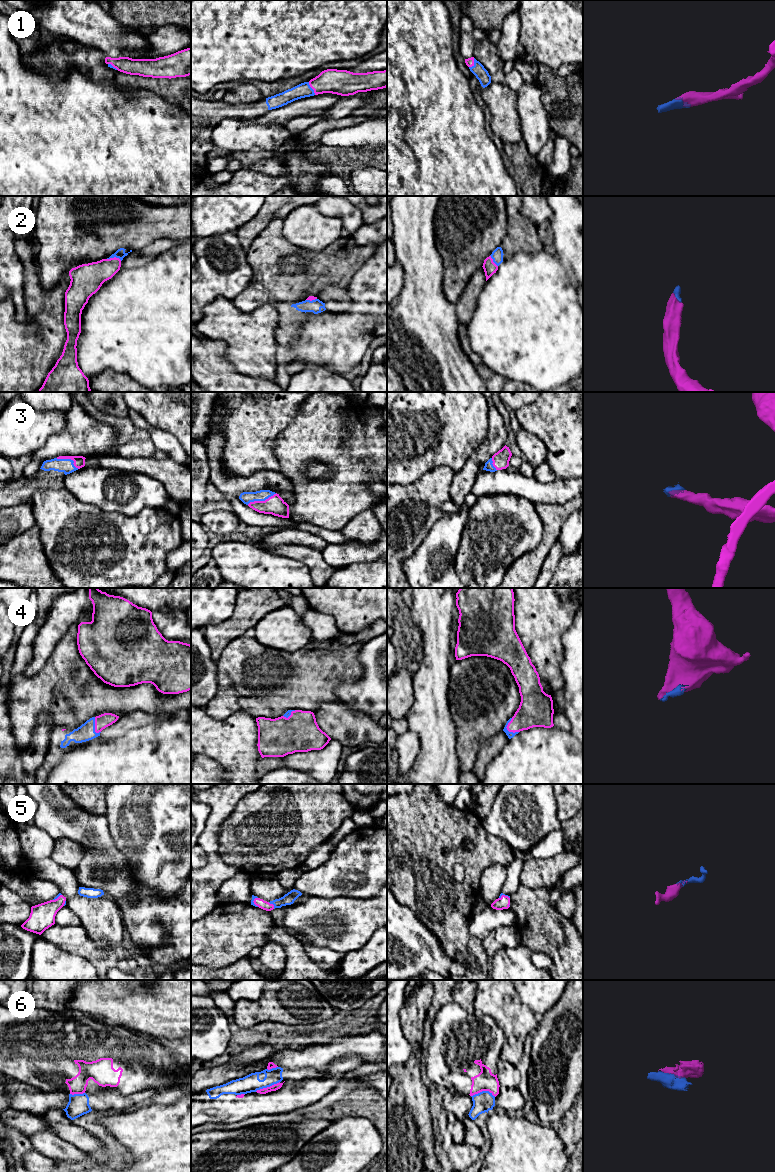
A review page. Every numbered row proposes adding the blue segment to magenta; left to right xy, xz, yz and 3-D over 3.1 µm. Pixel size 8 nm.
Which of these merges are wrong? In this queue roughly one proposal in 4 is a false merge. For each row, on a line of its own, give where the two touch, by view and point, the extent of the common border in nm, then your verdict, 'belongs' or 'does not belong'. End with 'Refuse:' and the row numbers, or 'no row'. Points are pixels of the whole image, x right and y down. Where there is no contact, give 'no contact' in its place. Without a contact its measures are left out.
1: meets magenta in xz at (311, 87); contact 120 nm long; belongs
2: meets magenta in xy at (114, 257); contact 120 nm long; belongs
3: meets magenta in xz at (261, 501); contact 260 nm long; belongs
4: meets magenta in yz at (507, 729); contact 130 nm long; belongs
5: meets magenta in xz at (272, 904); contact 80 nm long; belongs
6: meets magenta in yz at (483, 1090); contact 200 nm long; does not belong
Refuse: 6

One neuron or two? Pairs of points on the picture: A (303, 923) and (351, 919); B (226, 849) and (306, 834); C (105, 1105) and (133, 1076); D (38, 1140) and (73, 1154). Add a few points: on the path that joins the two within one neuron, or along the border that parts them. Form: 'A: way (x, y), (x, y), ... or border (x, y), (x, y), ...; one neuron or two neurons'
A: way (315, 921), (339, 921); one neuron
B: way (246, 841), (262, 834), (286, 834); one neuron
C: border (95, 1094), (106, 1090), (116, 1090), (121, 1096); two neurons
D: way (47, 1146), (64, 1151); one neuron

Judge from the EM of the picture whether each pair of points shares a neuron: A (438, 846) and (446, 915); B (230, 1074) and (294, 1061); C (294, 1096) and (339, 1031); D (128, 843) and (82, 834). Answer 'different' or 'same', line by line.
A: same
B: different
C: different
D: different

